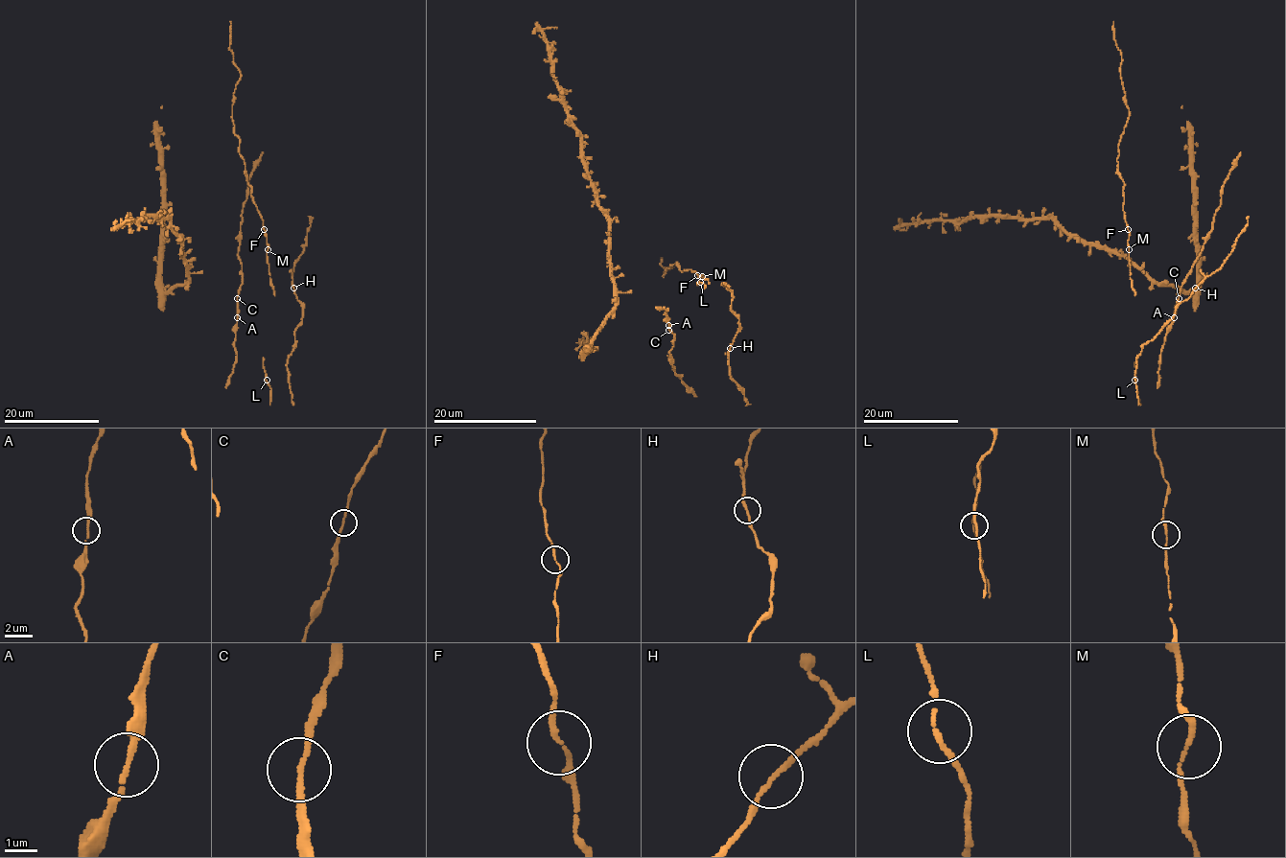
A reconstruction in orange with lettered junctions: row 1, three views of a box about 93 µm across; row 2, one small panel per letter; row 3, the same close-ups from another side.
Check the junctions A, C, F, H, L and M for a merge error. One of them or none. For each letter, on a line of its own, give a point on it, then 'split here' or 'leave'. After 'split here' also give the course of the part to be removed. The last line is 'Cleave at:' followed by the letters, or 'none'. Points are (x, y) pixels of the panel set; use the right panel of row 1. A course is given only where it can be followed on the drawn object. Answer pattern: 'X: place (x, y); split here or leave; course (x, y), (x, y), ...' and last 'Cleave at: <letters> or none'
A: place (1174, 317); leave
C: place (1179, 298); leave
F: place (1128, 229); leave
H: place (1195, 288); leave
L: place (1134, 380); leave
M: place (1129, 249); leave
Cleave at: none

